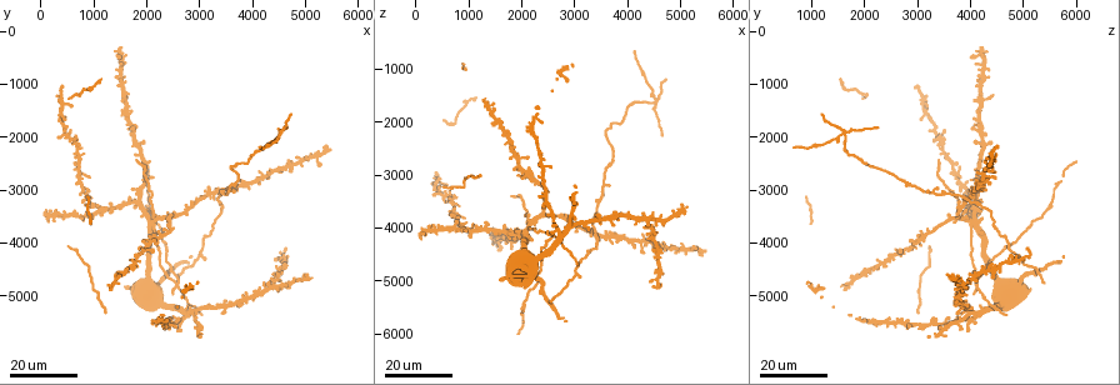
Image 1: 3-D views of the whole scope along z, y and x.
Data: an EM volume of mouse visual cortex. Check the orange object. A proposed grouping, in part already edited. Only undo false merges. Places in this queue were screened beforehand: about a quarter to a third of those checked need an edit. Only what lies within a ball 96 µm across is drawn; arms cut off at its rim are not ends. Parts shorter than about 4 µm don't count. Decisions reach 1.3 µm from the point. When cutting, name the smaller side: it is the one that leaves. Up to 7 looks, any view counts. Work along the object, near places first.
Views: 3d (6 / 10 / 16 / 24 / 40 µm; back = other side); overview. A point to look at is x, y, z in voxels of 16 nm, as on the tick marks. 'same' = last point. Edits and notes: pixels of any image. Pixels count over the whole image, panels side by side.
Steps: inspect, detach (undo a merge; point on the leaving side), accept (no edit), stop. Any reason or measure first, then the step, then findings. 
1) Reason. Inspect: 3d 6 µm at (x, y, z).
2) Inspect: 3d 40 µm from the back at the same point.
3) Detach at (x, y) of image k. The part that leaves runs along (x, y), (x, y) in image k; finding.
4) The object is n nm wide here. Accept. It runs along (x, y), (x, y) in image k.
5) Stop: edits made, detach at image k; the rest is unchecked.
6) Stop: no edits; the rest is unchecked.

Inspect: 3d 16 µm at (650, 3450, 4000).

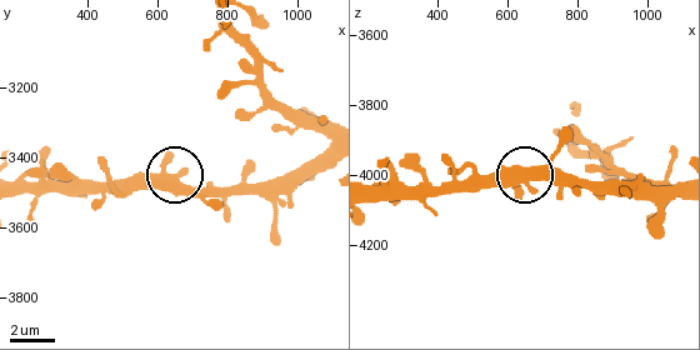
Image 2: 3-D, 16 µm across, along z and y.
Inspect: 3d 10 µm at (710, 3510, 3970).

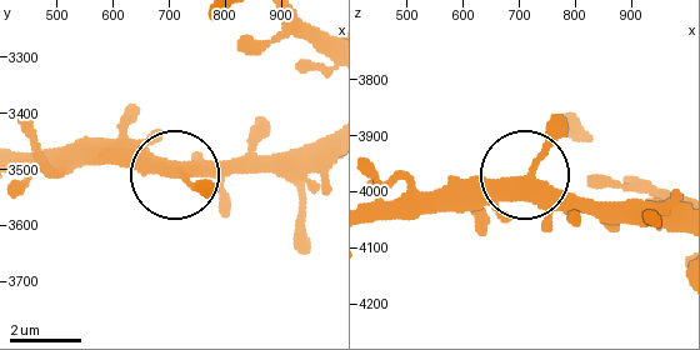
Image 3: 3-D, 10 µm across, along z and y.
The side arm is 12 µm long; 3 arms meet here. Accept. Continuous, no second cell.

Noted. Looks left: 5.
Four or more arms meet. Inspect: 3d 16 µm at (2200, 3600, 3900).

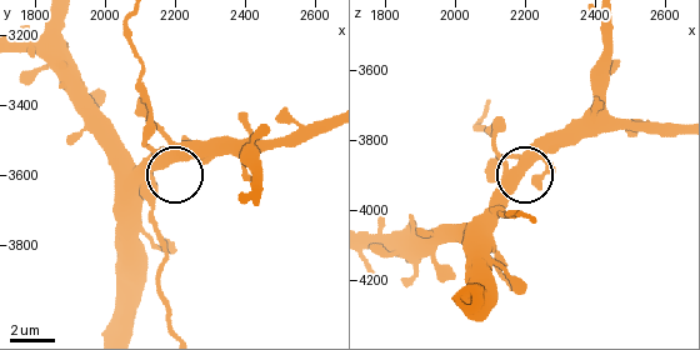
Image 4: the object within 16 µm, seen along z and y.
Zoom in. Inspect: 3d 6 µm at (2160, 3550, 3890).

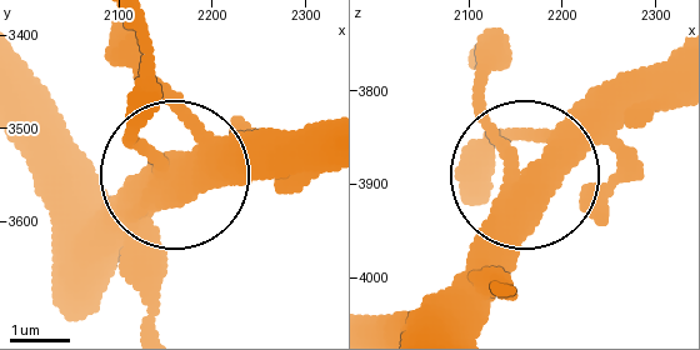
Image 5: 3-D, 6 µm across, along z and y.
The side arm is 25 µm long. Accept. It runs along (86, 285), (171, 185), (131, 135), (131, 110) in image 5; one cell here.

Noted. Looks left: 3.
Inspect: 3d 16 µm at (3400, 3250, 4100).

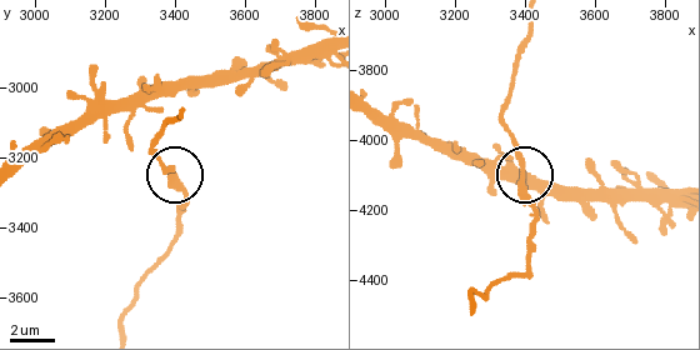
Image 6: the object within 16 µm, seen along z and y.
Inspect: 3d 6 µm at (3390, 3230, 4070).

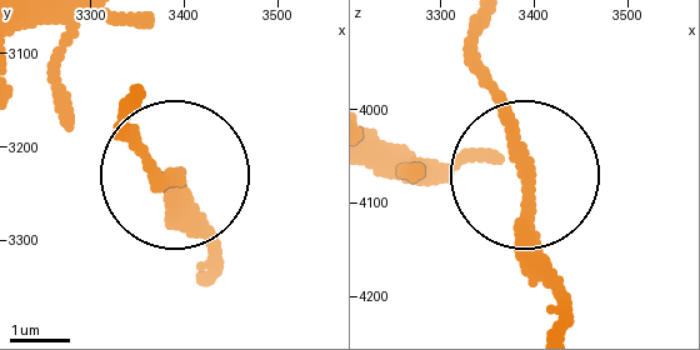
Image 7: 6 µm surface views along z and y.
The side arm is 41 µm long. Accept. It runs along (379, 141), (409, 171), (524, 176), (529, 260), (558, 320) in image 7; continuous, no second cell.

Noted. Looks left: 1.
Stop: no edits; the rest is unchecked.

